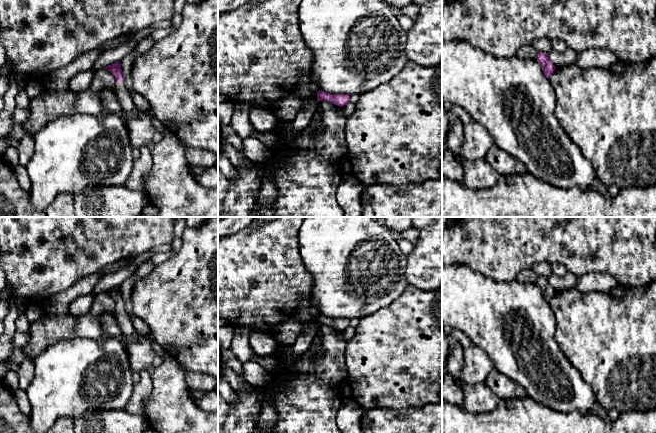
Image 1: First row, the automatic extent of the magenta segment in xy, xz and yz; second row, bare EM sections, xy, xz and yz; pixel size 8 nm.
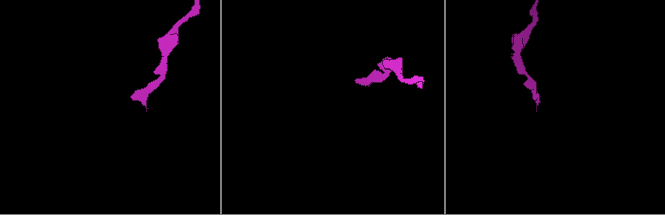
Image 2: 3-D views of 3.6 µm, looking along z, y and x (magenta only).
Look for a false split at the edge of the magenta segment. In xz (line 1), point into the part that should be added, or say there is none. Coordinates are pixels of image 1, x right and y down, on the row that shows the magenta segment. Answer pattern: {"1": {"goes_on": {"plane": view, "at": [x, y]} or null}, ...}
{"1": {"goes_on": null}}

